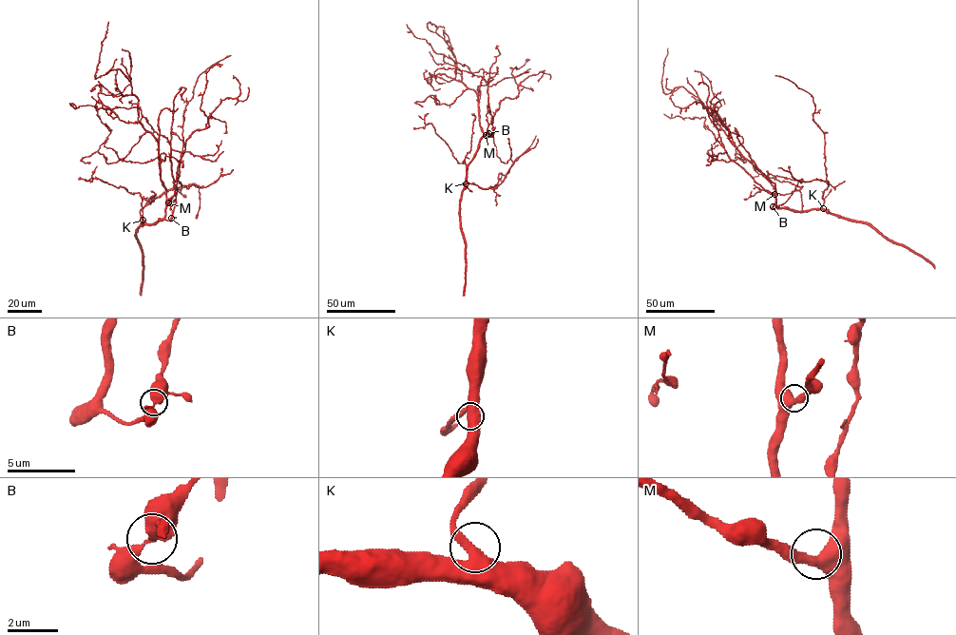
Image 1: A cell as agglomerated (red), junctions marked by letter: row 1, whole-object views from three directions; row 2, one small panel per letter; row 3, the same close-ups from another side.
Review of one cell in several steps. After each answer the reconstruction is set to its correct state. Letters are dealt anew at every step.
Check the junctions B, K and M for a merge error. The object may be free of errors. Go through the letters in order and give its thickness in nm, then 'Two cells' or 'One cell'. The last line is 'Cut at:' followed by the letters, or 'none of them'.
B: Thickness 480 nm. One cell
K: Thickness 440 nm. One cell
M: Thickness 500 nm. One cell
Cut at: none of them

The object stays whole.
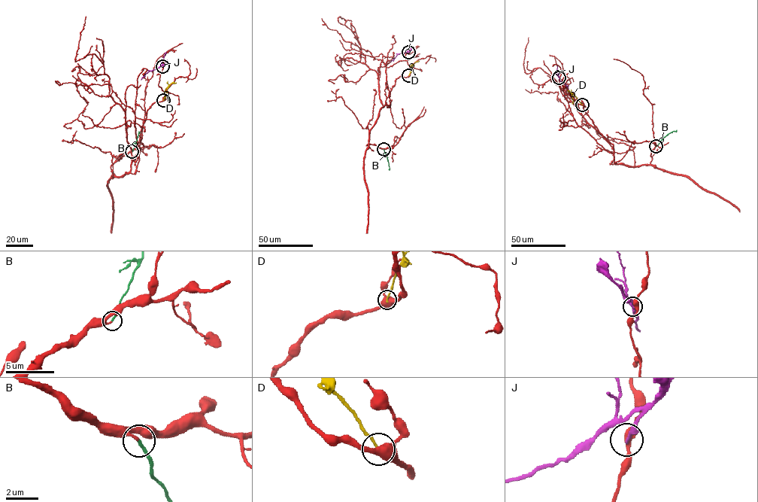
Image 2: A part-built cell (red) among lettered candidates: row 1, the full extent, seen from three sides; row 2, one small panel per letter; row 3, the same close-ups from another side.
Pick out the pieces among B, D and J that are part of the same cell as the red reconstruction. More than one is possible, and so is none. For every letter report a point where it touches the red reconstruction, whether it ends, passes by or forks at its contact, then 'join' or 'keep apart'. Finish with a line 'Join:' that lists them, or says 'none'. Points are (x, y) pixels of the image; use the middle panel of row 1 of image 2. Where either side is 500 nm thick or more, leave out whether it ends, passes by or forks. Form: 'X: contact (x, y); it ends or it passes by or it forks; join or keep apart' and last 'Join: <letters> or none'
B: contact (383, 149); it ends; join
D: contact (408, 75); it ends; keep apart
J: contact (408, 52); it ends; keep apart
Join: B

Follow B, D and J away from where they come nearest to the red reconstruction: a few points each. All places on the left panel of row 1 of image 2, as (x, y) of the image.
B: (131, 151), (138, 131)
D: (163, 100), (165, 89), (168, 86), (165, 98)
J: (162, 66), (162, 65), (150, 71), (140, 80)

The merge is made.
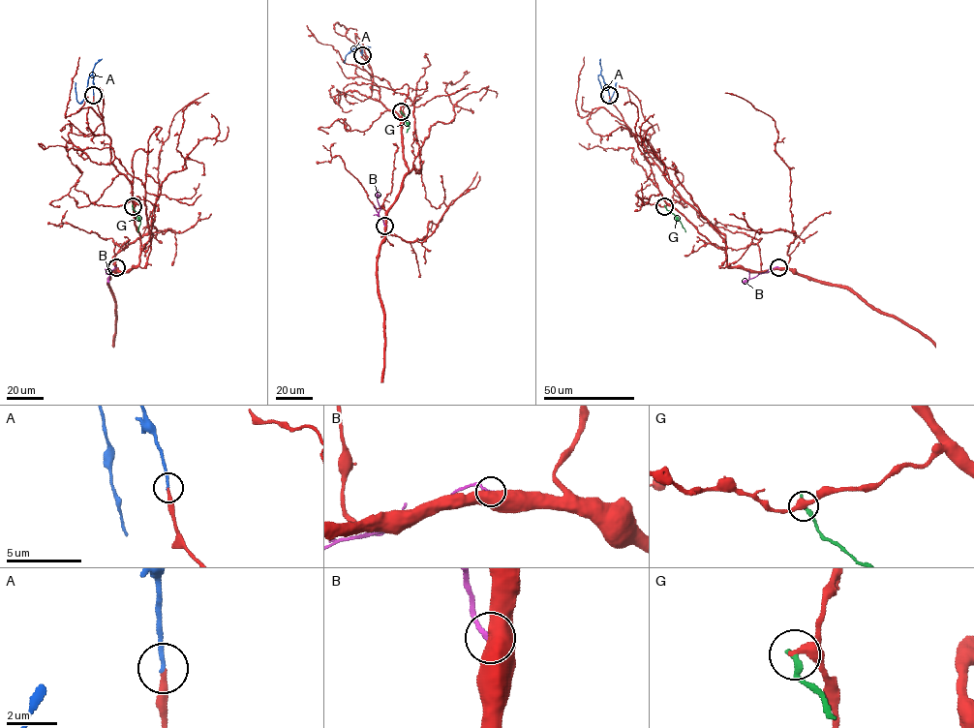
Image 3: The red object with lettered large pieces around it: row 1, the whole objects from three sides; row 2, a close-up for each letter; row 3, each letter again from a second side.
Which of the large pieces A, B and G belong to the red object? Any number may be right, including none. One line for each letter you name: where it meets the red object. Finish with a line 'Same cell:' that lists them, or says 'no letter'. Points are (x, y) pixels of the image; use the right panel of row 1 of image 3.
A: Touches red at (609, 95)
Same cell: A

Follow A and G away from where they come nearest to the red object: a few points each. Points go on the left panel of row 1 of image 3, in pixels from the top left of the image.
A: (94, 95), (92, 75), (79, 103), (76, 98), (76, 82)
G: (133, 206), (140, 222), (137, 231)

